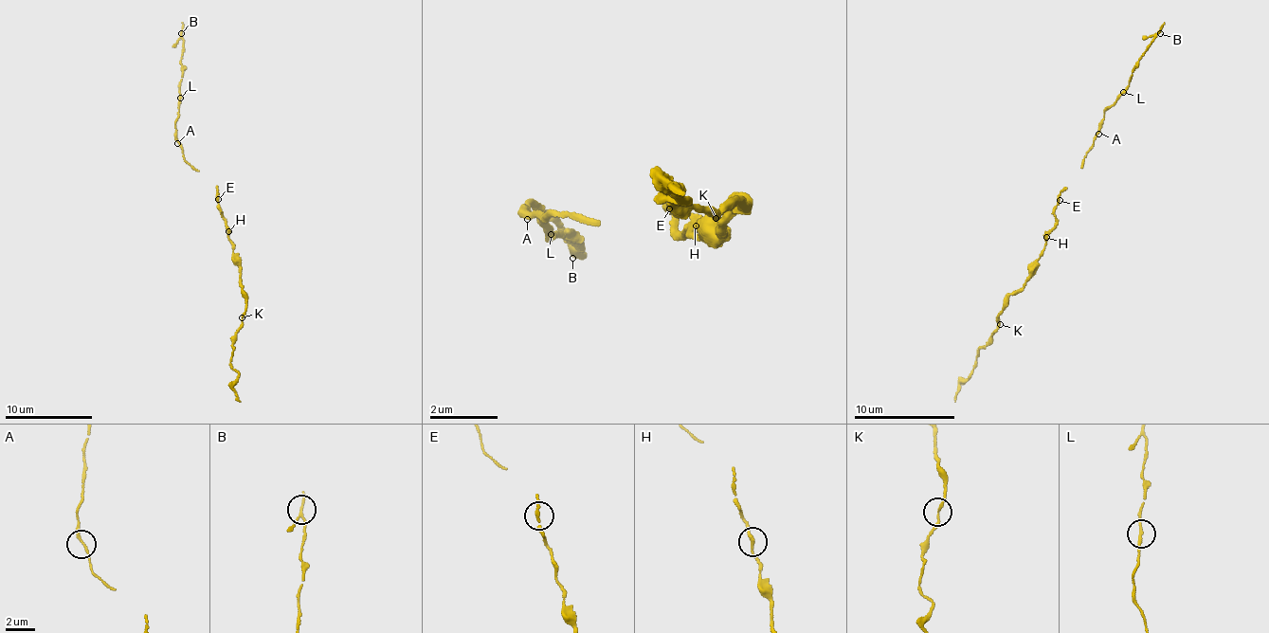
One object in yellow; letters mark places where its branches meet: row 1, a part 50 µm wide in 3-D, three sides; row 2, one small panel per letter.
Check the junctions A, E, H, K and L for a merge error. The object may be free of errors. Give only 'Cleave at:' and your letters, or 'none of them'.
Cleave at: none of them

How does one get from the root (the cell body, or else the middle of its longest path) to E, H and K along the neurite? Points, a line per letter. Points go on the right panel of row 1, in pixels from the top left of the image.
E: (1053, 213), (1060, 200)
H: (1053, 213), (1055, 228), (1046, 238)
K: (1053, 213), (1055, 228), (1046, 238), (1026, 283), (1007, 297), (1000, 324)

